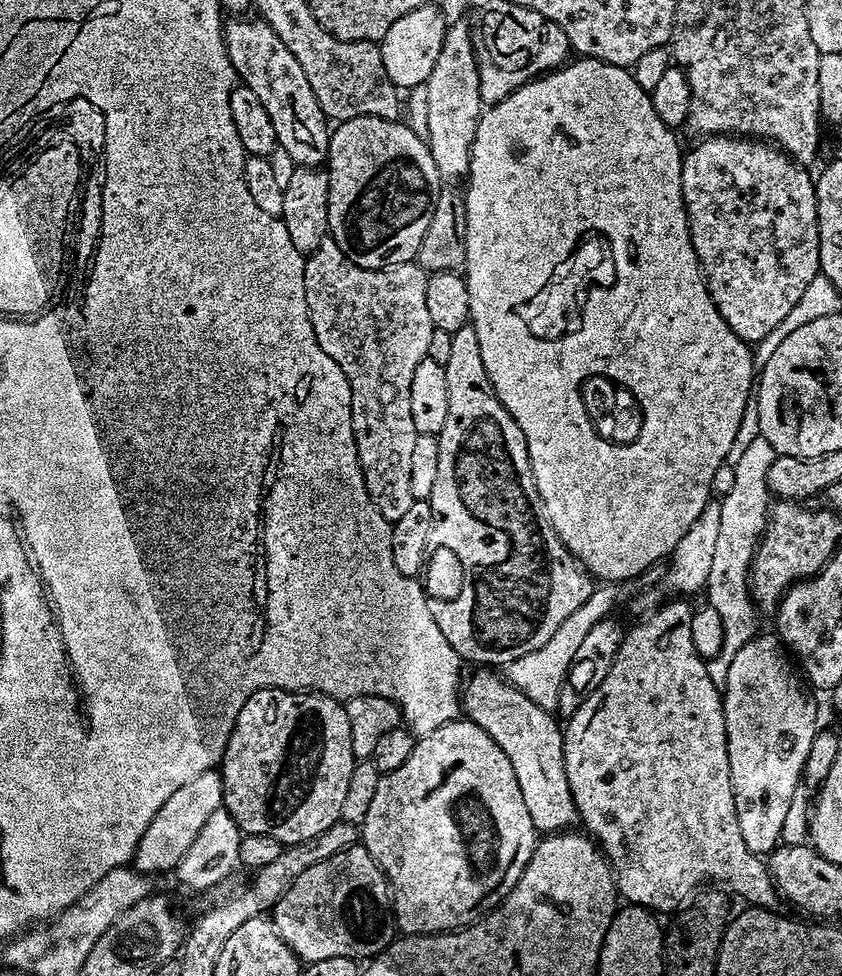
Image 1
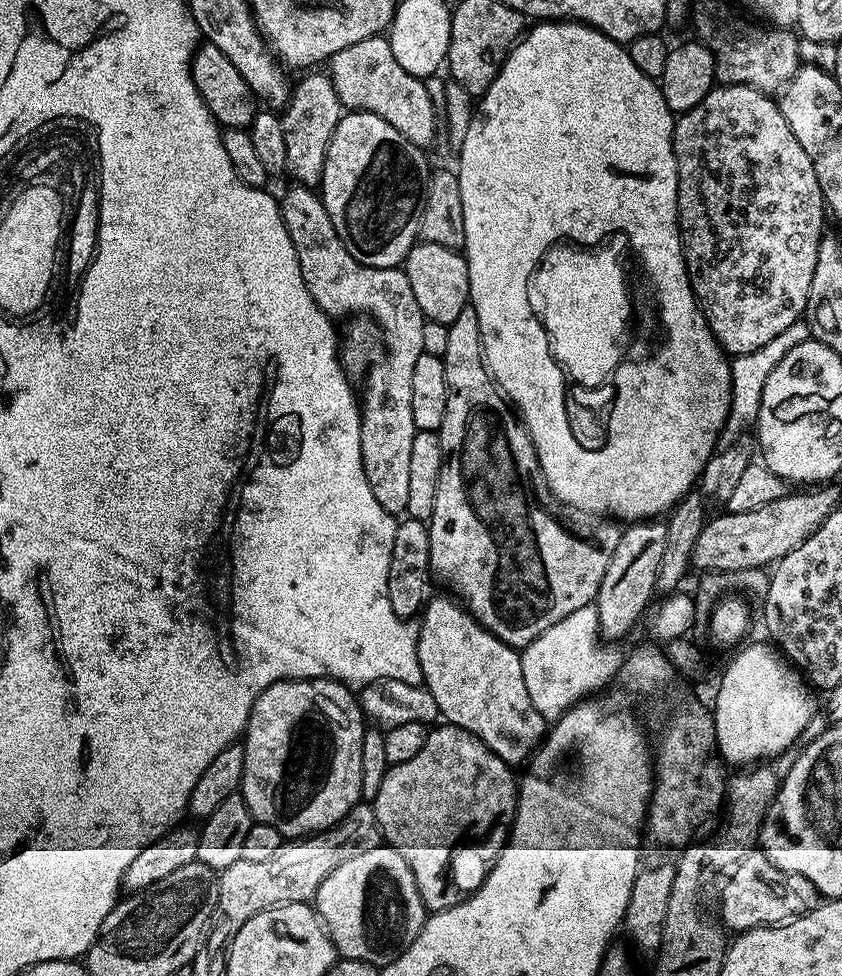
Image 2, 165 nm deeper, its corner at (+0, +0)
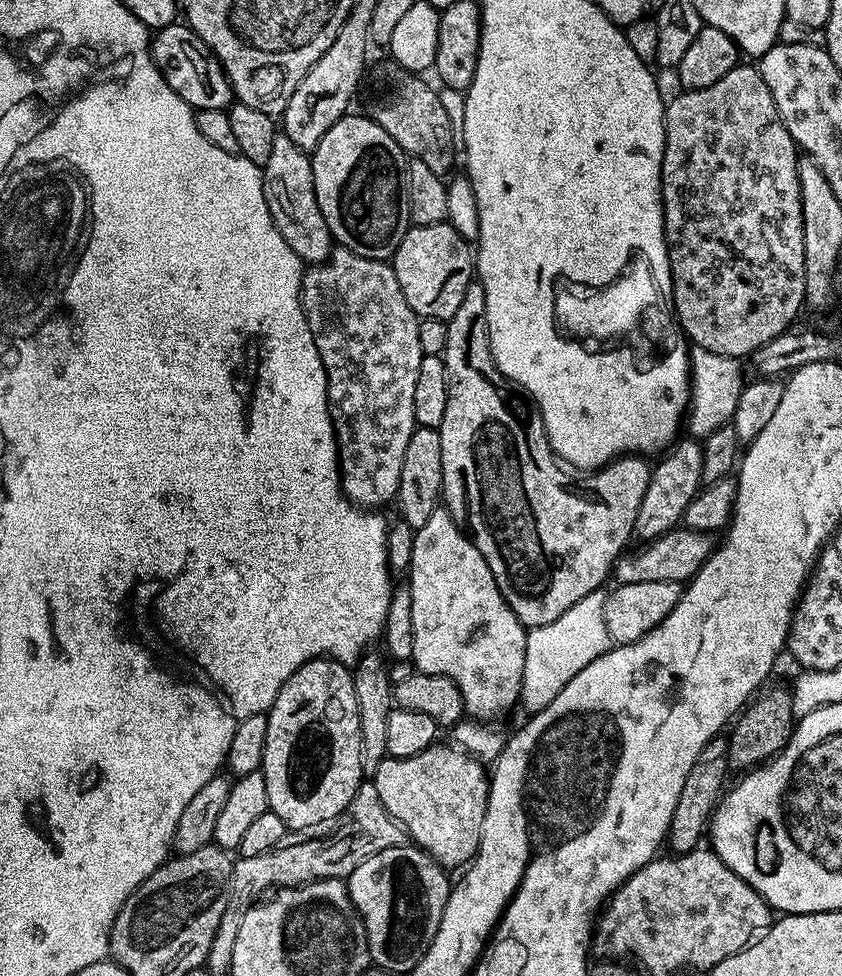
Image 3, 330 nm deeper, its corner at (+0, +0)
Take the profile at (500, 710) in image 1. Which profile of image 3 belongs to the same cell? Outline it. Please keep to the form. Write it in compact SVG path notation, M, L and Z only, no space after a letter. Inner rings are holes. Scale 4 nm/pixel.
M436 508L426 526L416 529L408 578L414 614L411 663L414 668L416 664L415 671L453 680L462 694L465 713L477 722L496 722L503 712L517 707L528 632L502 598L498 582L471 535L447 508Z

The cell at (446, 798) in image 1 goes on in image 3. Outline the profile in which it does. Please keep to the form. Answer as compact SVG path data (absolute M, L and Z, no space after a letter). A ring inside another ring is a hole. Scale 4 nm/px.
M437 742L431 748L422 750L422 754L414 754L410 758L388 756L380 763L370 782L378 790L378 798L385 810L404 827L407 839L428 853L441 868L453 870L452 868L459 869L467 865L480 848L482 822L486 818L488 805L490 772L481 761L463 748L445 744Z

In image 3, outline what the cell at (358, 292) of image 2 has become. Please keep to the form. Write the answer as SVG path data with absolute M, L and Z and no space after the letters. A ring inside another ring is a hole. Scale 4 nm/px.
M278 134L274 138L274 146L270 146L270 158L263 164L262 171L266 206L270 210L270 218L274 218L274 226L278 226L278 234L286 238L286 246L290 246L301 261L309 265L321 264L332 255L334 241L318 206L311 155L294 146L288 136Z

